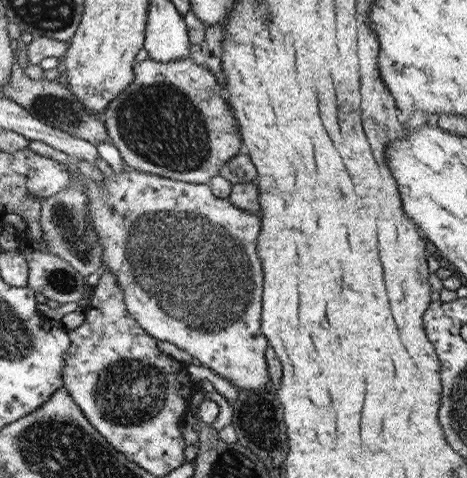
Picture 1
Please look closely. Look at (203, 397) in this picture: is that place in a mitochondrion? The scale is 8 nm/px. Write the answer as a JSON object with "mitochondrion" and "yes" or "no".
{"mitochondrion":"no"}

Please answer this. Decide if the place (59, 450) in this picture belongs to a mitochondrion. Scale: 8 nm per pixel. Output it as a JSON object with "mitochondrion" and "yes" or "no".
{"mitochondrion":"yes"}

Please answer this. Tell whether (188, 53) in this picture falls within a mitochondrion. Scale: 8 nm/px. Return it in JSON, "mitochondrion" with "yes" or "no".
{"mitochondrion":"no"}

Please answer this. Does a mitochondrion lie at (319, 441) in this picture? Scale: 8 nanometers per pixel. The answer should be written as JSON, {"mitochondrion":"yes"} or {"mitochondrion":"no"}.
{"mitochondrion":"no"}

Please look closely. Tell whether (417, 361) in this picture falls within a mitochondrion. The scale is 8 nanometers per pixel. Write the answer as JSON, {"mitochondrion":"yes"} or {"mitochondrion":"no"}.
{"mitochondrion":"no"}

